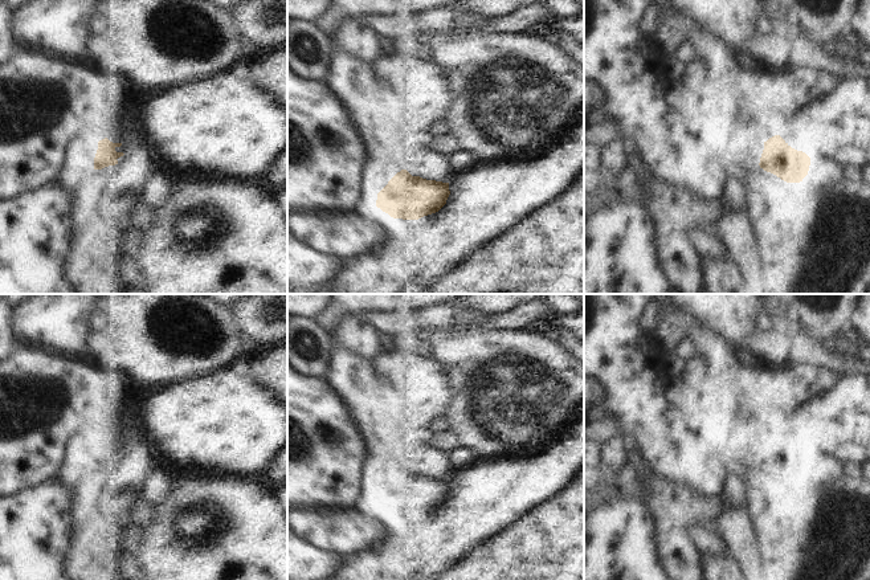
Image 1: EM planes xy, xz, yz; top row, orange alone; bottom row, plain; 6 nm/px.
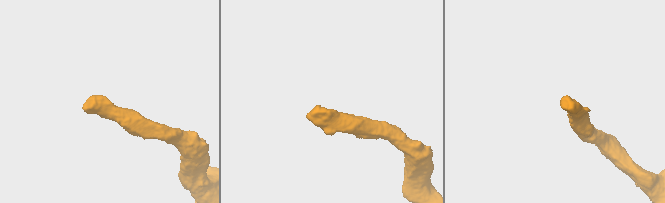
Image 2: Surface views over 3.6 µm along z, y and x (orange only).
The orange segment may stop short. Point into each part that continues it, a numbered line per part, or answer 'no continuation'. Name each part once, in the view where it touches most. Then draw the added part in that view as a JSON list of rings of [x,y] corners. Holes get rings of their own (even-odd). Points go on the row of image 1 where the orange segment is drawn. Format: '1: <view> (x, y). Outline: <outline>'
1: xz (351, 80). Outline: [[[336,29],[331,30],[327,34],[331,44],[332,44],[332,52],[331,52],[330,64],[328,64],[328,68],[327,68],[327,74],[326,74],[326,77],[322,82],[335,95],[335,98],[342,103],[342,106],[346,109],[348,117],[351,118],[354,127],[358,130],[359,138],[362,139],[363,146],[364,146],[365,152],[367,152],[367,159],[365,159],[365,164],[364,164],[364,177],[367,180],[367,184],[368,184],[369,189],[373,191],[375,193],[379,193],[397,172],[404,169],[404,164],[405,164],[407,156],[409,154],[409,147],[391,131],[387,121],[383,118],[383,111],[381,111],[381,107],[380,107],[380,99],[377,97],[379,86],[377,86],[377,81],[376,81],[376,77],[375,77],[373,70],[372,70],[372,64],[365,62],[360,58],[356,58],[356,57],[351,56],[350,53],[347,53],[346,50],[336,46],[334,44],[332,38],[331,38],[331,36],[335,33],[335,30]]]

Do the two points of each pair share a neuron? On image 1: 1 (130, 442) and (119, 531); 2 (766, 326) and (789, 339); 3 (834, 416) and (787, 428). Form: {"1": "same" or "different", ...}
{"1": "same", "2": "different", "3": "same"}

